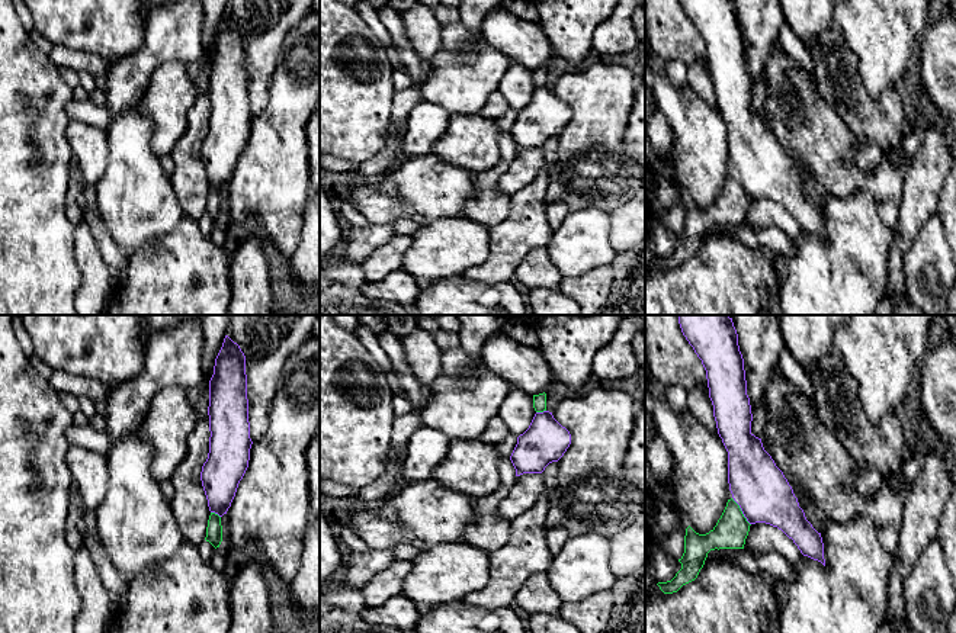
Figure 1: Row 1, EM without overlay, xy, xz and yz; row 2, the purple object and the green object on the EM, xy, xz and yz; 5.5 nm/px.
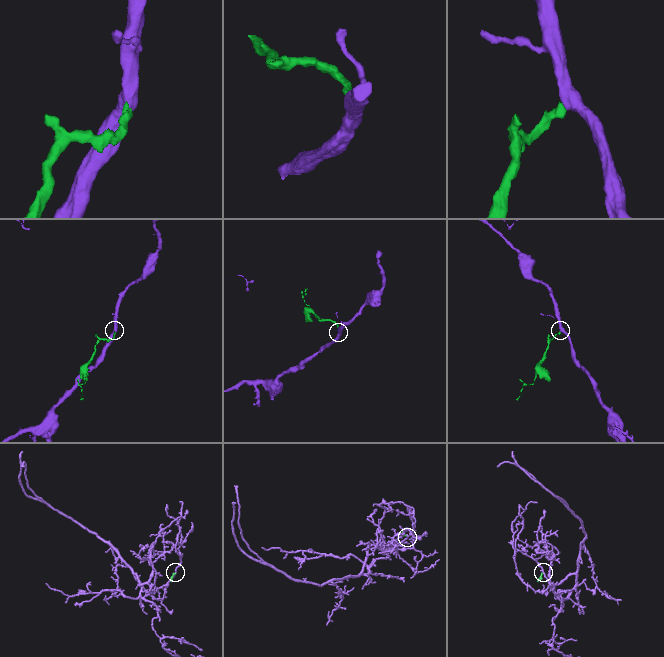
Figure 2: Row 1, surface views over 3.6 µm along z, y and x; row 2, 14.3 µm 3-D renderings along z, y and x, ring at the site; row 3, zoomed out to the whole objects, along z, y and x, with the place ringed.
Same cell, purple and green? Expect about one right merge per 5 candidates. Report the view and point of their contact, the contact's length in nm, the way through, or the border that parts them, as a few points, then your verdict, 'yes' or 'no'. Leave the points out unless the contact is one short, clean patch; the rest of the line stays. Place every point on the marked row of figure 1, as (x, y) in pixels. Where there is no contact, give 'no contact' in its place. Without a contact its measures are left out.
meets purple in yz at (743, 513); contact 170 nm long; border along yz (732, 500), (750, 524); no

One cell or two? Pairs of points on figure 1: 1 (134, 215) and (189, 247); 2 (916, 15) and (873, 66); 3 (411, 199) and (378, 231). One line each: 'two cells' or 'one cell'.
1: two cells
2: one cell
3: two cells

